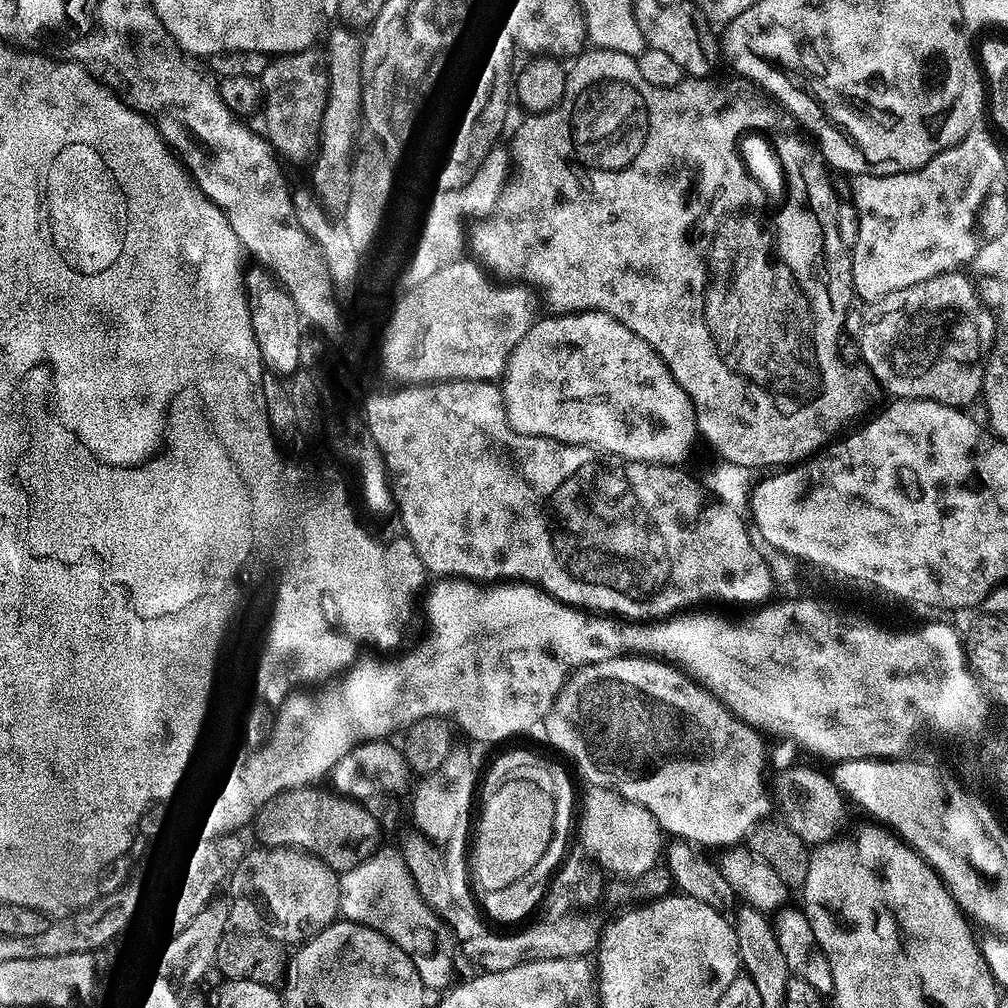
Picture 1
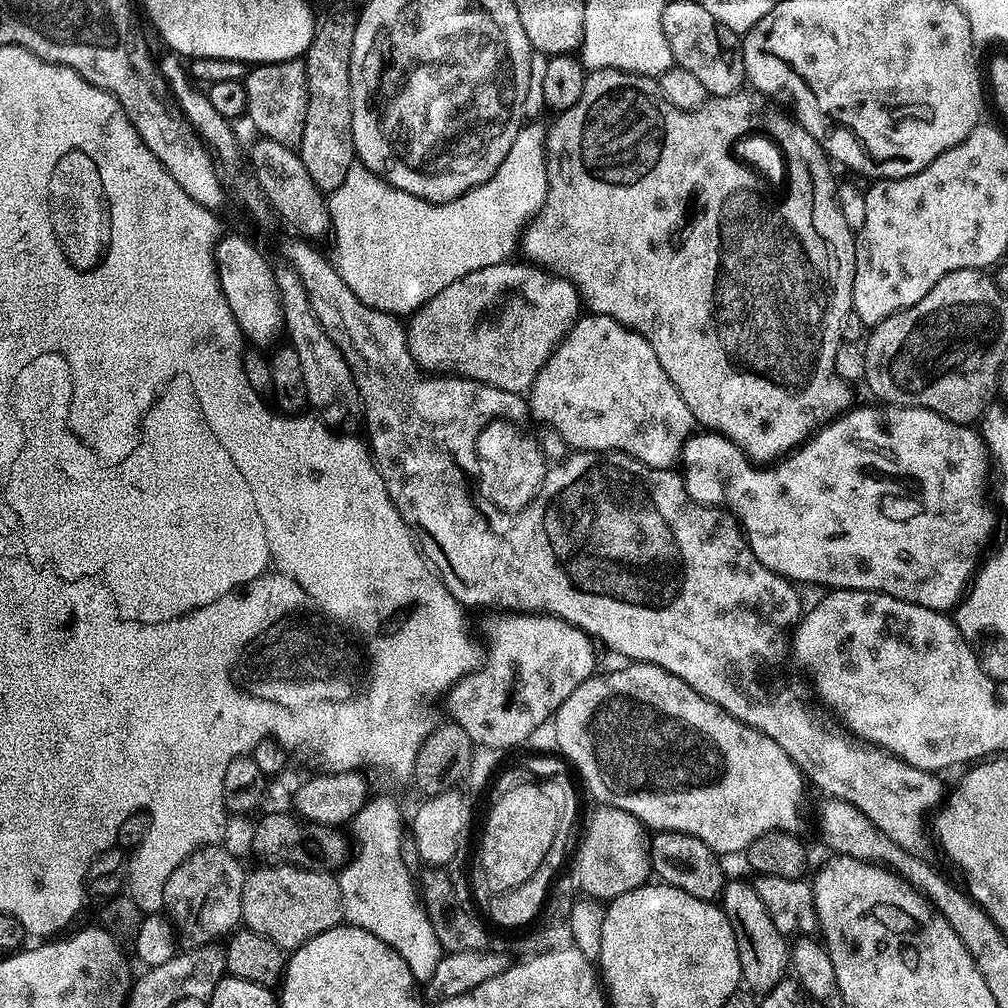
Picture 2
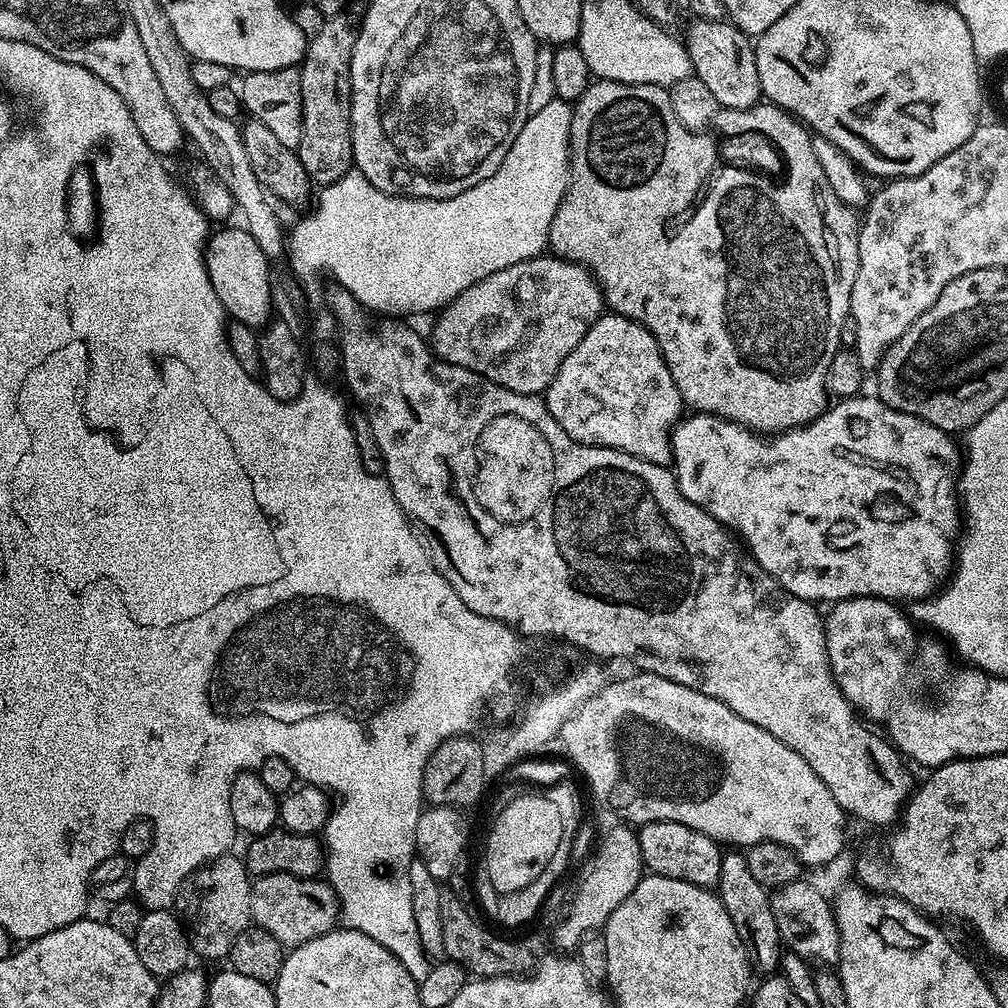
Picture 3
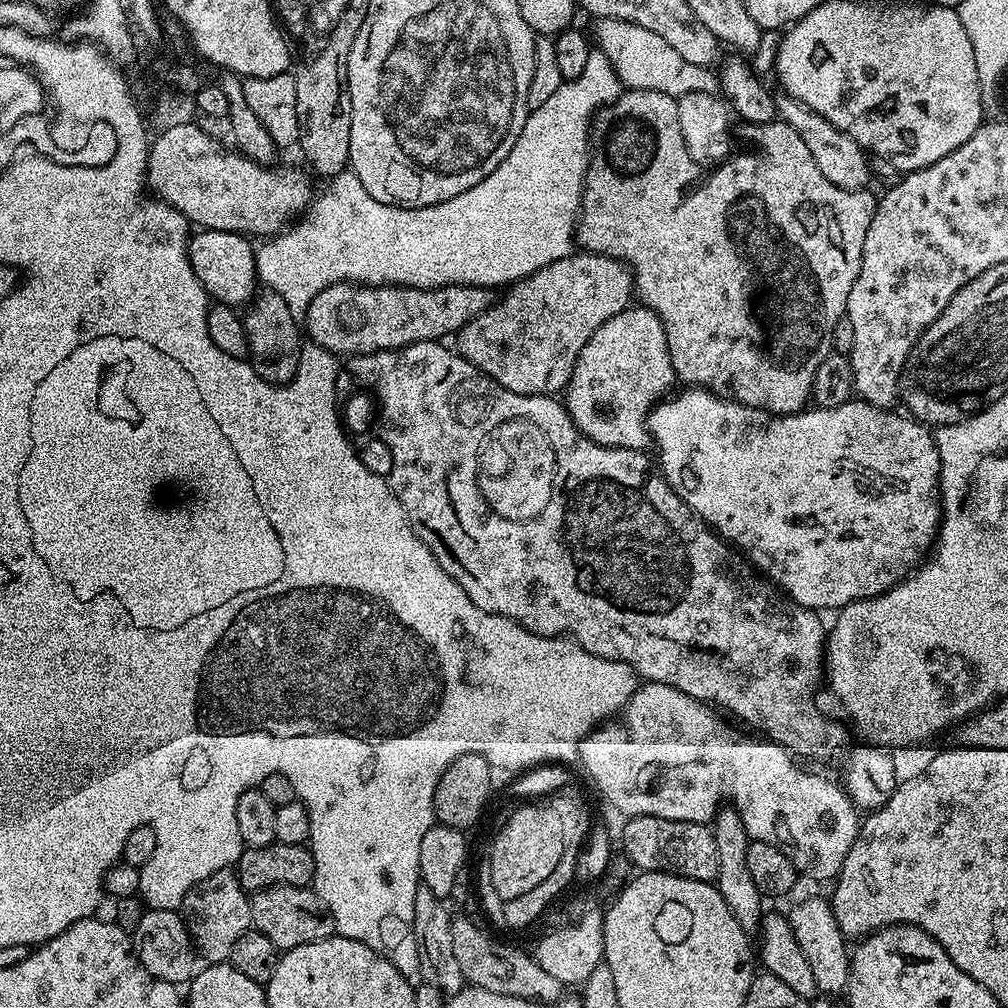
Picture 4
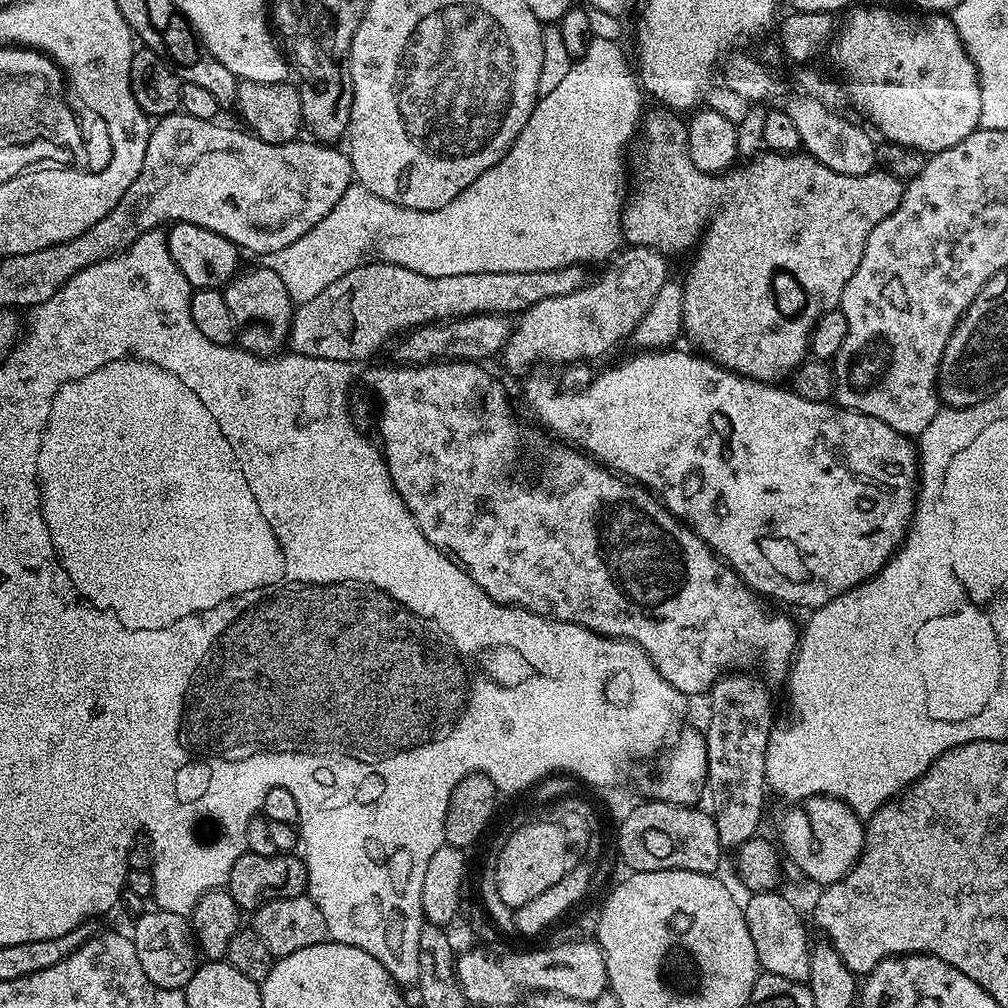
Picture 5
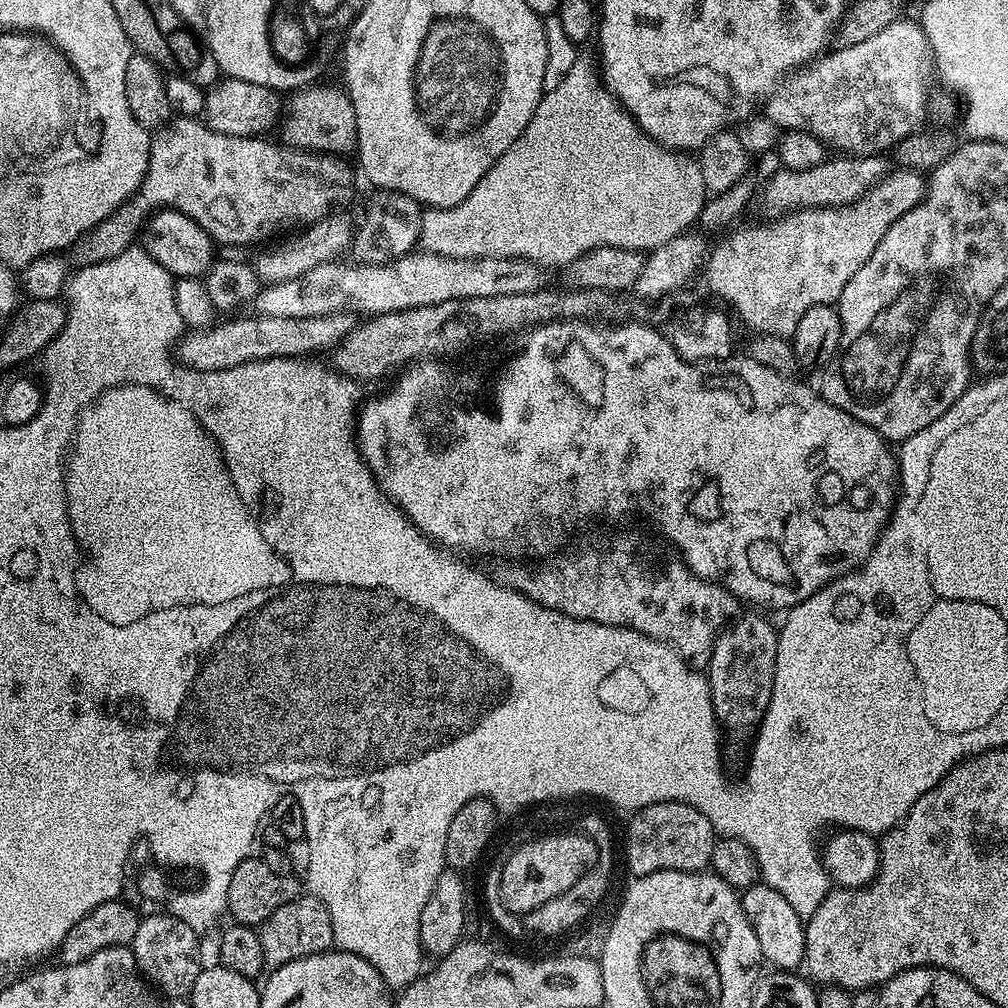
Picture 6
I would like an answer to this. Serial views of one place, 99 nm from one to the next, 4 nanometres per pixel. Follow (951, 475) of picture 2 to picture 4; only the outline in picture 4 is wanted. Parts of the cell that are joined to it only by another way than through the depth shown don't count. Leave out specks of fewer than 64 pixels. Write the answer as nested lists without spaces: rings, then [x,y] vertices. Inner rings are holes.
[[[689,387],[680,391],[684,392],[677,391],[671,398],[657,404],[648,415],[650,436],[654,441],[654,448],[656,444],[660,451],[659,471],[668,485],[680,495],[682,502],[690,506],[692,512],[723,540],[739,549],[767,579],[783,589],[797,604],[813,610],[839,610],[847,604],[853,604],[855,600],[869,600],[871,596],[880,596],[899,584],[905,576],[915,572],[921,561],[929,555],[938,539],[942,519],[940,455],[936,437],[929,425],[921,424],[911,415],[899,416],[896,410],[879,408],[859,398],[853,398],[848,403],[833,408],[812,406],[807,410],[792,412],[789,416],[773,416],[771,412],[751,408],[737,400],[724,400],[702,388]]]

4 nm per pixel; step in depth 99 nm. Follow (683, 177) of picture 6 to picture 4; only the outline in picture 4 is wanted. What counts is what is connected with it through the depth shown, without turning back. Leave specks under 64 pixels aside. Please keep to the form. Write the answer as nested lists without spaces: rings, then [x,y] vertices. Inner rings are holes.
[[[593,50],[590,54],[590,59],[586,62],[586,67],[582,69],[582,74],[576,80],[564,81],[564,83],[558,86],[558,90],[554,90],[553,96],[547,102],[542,102],[542,106],[529,111],[526,118],[526,126],[522,126],[522,134],[518,134],[518,144],[512,147],[510,154],[489,176],[482,178],[482,182],[470,186],[470,190],[466,190],[462,194],[458,194],[441,204],[434,204],[434,210],[427,210],[428,212],[436,212],[436,228],[412,228],[412,220],[404,220],[404,206],[384,205],[382,202],[370,198],[370,194],[362,186],[362,182],[357,178],[355,172],[345,170],[338,173],[338,175],[331,177],[327,181],[328,189],[317,200],[315,197],[311,201],[306,214],[301,215],[291,227],[281,231],[275,238],[265,239],[261,243],[264,245],[261,248],[259,245],[255,249],[256,275],[259,283],[265,289],[272,289],[280,294],[286,300],[286,305],[290,308],[290,314],[293,315],[293,318],[297,322],[300,322],[307,317],[310,302],[314,302],[317,294],[329,288],[331,284],[342,284],[345,282],[374,285],[398,284],[402,288],[441,288],[442,286],[450,286],[451,284],[473,284],[474,286],[495,289],[497,287],[496,284],[511,286],[517,280],[523,280],[524,277],[542,270],[542,266],[550,266],[562,258],[573,255],[574,233],[576,222],[580,215],[580,200],[584,197],[584,175],[588,172],[588,157],[590,155],[588,124],[584,120],[590,119],[596,111],[599,113],[605,106],[614,103],[619,98],[621,91],[621,82],[609,58],[603,52]],[[395,208],[396,220],[388,220],[388,212],[393,212]]]

